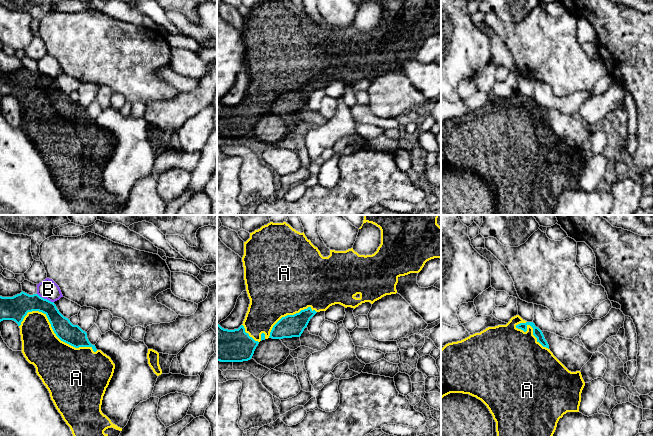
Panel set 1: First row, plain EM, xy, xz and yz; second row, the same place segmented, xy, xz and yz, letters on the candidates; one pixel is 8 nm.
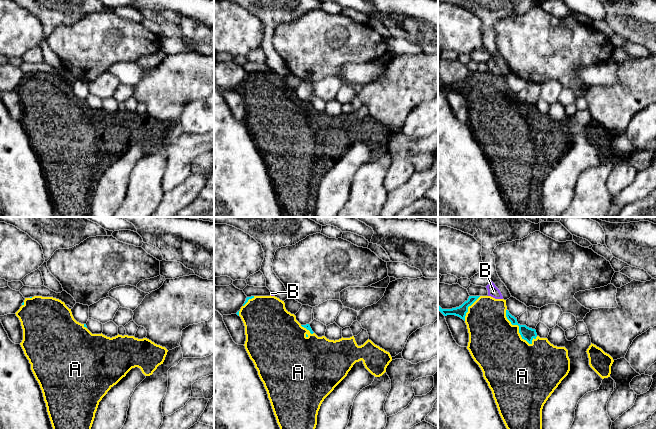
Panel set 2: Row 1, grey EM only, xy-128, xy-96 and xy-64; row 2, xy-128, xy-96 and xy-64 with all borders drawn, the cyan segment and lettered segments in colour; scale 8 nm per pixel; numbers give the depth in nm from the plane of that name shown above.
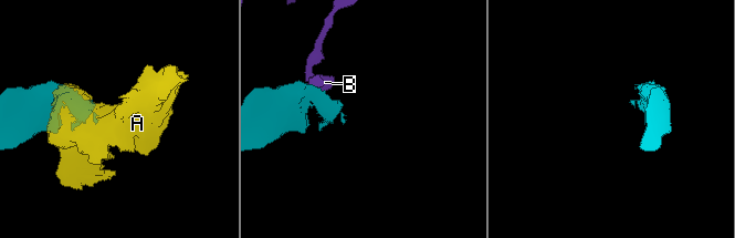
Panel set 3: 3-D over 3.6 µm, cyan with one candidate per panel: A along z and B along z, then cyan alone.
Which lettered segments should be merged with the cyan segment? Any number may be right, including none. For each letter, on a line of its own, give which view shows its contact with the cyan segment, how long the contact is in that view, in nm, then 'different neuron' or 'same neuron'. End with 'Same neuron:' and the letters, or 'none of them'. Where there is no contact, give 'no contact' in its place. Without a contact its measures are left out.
A: meets cyan in xy; contact 650 nm long; same neuron
B: meets cyan in xy; contact 150 nm long; different neuron
Same neuron: A

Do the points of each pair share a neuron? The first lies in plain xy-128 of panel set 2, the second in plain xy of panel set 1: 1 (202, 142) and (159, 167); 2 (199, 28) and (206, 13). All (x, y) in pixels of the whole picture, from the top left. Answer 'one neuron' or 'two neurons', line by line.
1: two neurons
2: one neuron

